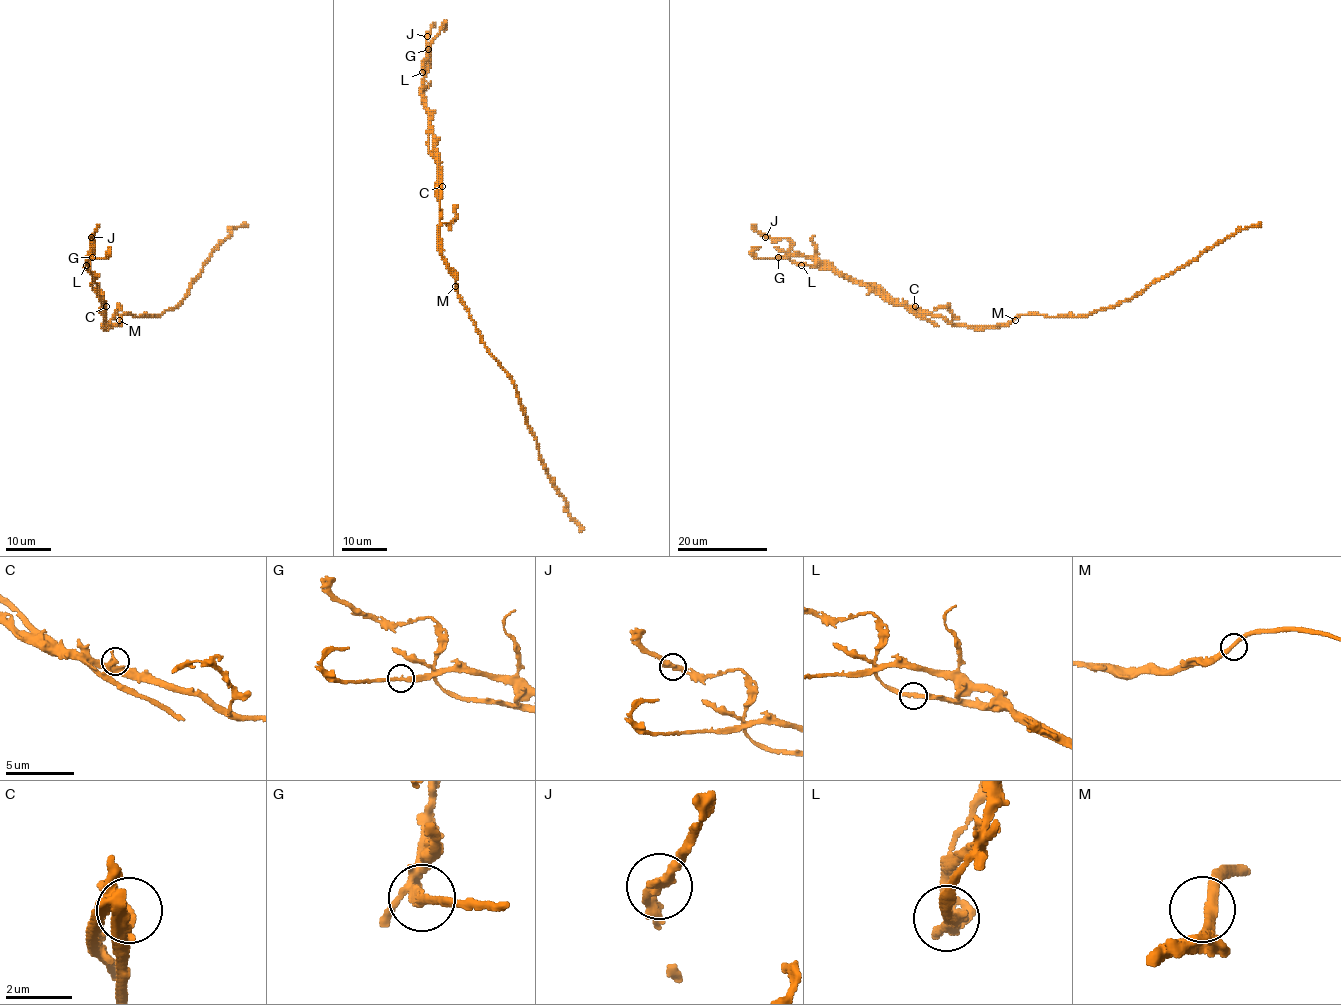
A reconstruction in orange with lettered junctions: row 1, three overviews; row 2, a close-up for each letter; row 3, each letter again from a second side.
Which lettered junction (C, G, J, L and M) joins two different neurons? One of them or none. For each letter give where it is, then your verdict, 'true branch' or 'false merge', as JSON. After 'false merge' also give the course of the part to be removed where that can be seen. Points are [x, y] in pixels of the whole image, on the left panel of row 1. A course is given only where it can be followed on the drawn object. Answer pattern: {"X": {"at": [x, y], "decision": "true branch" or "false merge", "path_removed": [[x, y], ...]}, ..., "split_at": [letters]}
{"C": {"at": [106, 306], "decision": "false merge", "path_removed": [[105, 306], [104, 300], [94, 290], [93, 276], [85, 268], [96, 224]]}, "G": {"at": [92, 257], "decision": "true branch"}, "J": {"at": [91, 237], "decision": "true branch"}, "L": {"at": [86, 265], "decision": "true branch"}, "M": {"at": [119, 320], "decision": "true branch"}, "split_at": ["C"]}

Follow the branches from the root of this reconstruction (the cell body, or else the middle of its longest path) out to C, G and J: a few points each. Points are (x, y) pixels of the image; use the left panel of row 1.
C: (120, 318), (112, 326), (103, 326), (102, 307), (105, 306)
G: (120, 318), (112, 326), (102, 325), (104, 316), (100, 288), (85, 268), (92, 258)
J: (120, 318), (112, 326), (102, 325), (102, 296), (87, 263), (94, 241), (92, 236)

